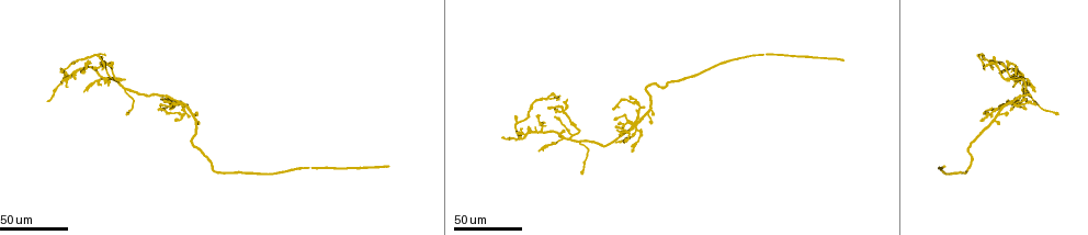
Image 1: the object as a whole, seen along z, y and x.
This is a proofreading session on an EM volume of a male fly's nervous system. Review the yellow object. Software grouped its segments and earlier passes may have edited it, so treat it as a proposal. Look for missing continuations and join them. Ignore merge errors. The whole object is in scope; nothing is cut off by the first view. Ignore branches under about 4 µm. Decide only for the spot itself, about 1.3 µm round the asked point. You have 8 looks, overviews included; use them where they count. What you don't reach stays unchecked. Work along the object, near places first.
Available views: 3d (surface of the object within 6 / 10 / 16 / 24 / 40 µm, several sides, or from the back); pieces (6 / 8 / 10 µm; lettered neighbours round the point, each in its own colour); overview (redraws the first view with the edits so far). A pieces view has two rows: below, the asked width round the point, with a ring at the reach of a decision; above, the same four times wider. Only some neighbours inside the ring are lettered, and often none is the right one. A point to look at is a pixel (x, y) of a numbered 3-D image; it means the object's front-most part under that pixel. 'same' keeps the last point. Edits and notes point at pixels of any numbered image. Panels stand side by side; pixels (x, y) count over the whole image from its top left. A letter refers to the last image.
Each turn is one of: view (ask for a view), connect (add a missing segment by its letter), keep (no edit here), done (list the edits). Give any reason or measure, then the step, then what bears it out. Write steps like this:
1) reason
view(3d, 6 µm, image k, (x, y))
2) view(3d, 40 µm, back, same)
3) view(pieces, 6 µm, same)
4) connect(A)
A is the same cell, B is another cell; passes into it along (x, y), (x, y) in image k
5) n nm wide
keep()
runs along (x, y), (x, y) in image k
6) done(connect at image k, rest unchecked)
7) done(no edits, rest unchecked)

branch stops here
view(3d, 40 µm, image 1, (105, 56))

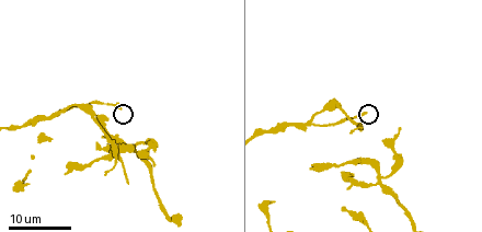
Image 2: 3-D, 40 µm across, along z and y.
view(pieces, 6 µm, image 2, (365, 112))

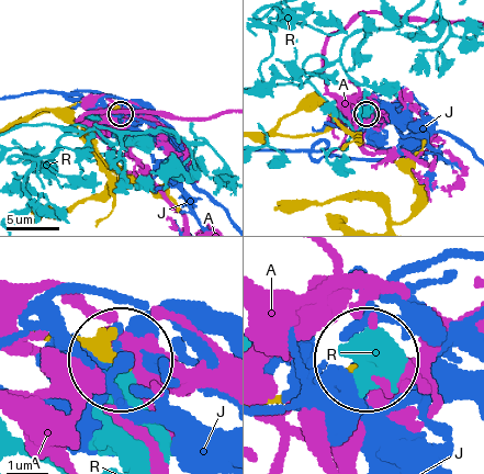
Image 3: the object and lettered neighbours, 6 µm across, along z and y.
240 nm wide
keep()
A, J and R are other cells; no lettered segment goes on from it

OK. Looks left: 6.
thin end
view(3d, 24 µm, image 1, (68, 88))

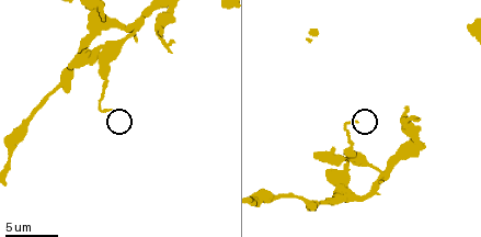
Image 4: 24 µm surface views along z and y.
view(pieces, 8 µm, image 4, (109, 113))

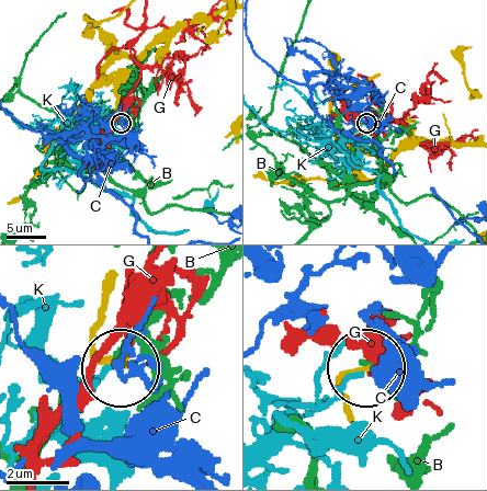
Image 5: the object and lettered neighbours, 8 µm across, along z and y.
keep()
B, C, G and K are other cells; no lettered segment goes on from it

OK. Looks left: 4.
thick end
view(3d, 24 µm, image 2, (95, 145))

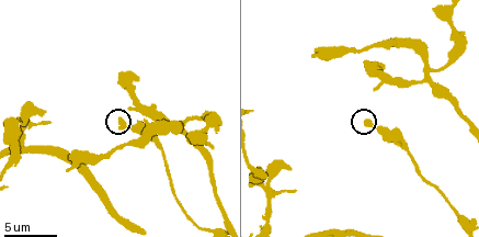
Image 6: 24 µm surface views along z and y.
view(pieces, 8 µm, image 6, (119, 121))

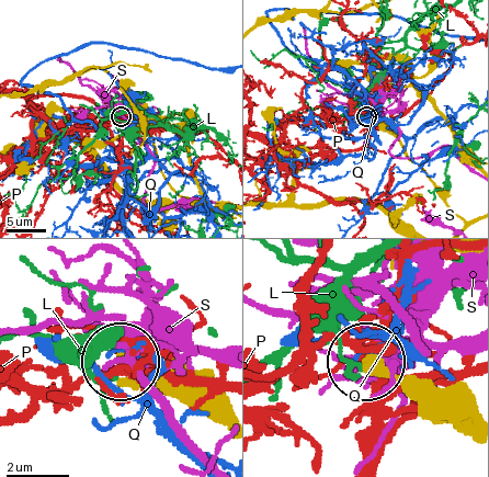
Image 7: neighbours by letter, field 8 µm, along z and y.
390 nm wide
keep()
L, P, Q and S are other cells; none of them fits

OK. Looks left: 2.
branch stops here
view(3d, 40 µm, image 1, (615, 143))

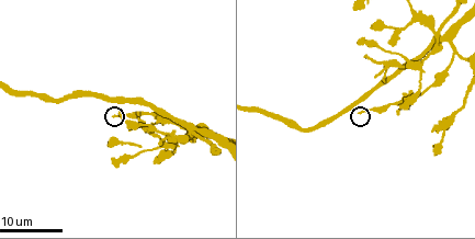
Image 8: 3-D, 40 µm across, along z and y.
see the neighbours
view(pieces, 8 µm, image 8, (359, 114))

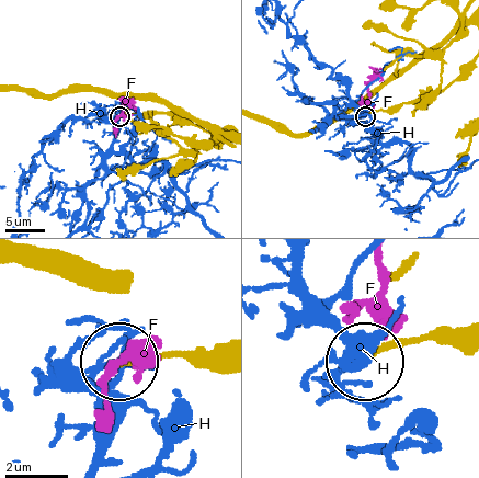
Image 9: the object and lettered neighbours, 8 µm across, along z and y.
keep()
F and H are other cells; none of them fits

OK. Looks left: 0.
done(no edits, rest unchecked)

